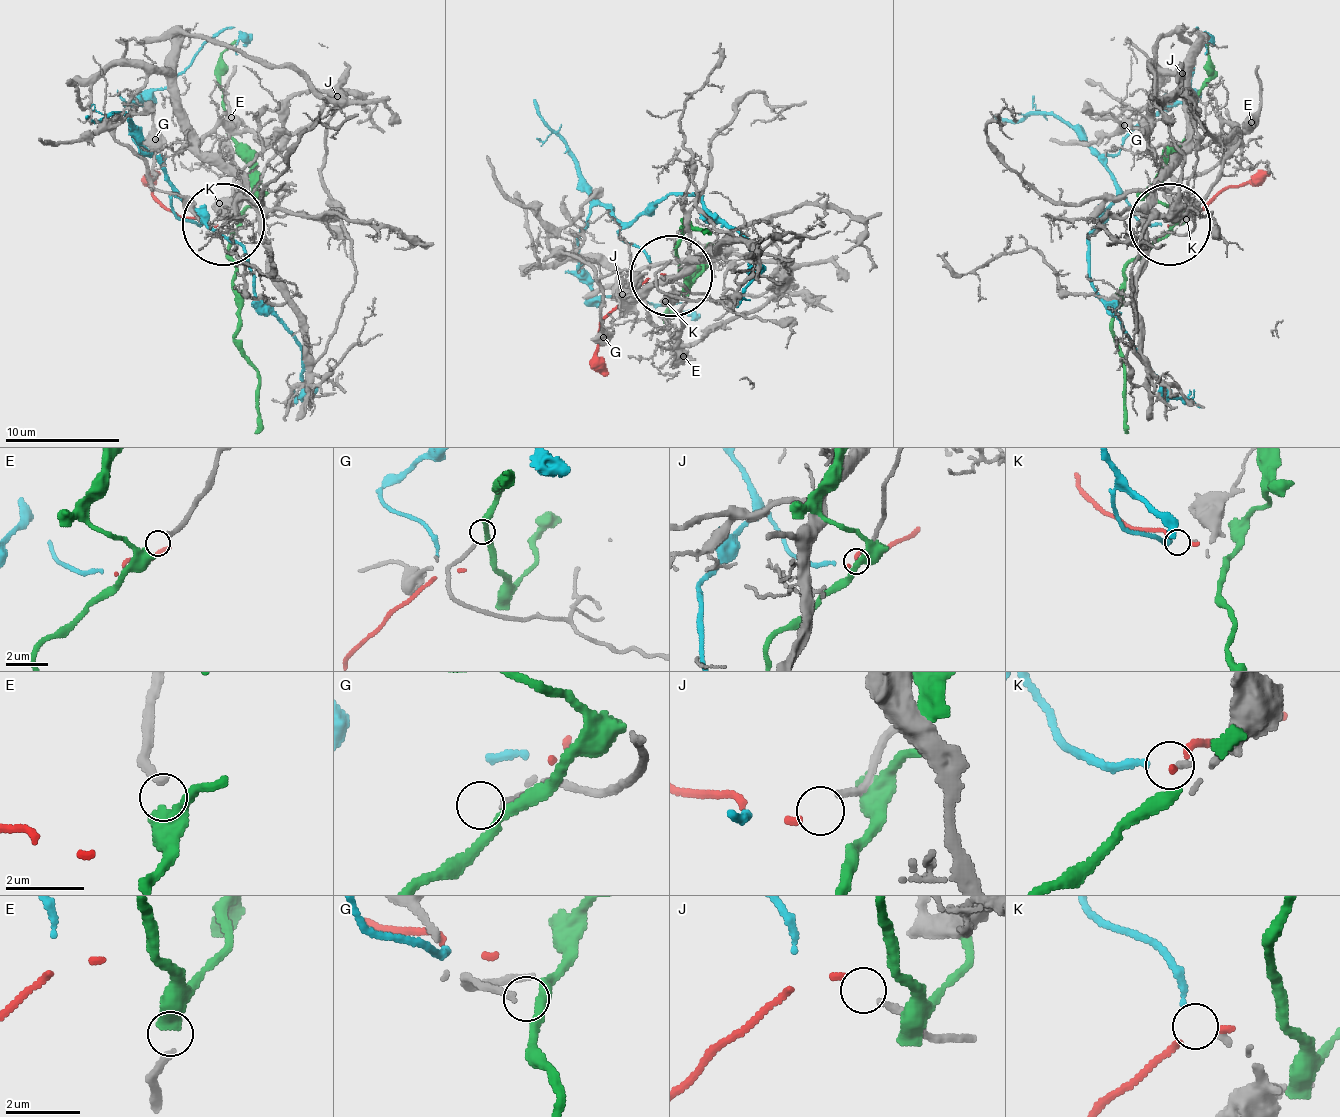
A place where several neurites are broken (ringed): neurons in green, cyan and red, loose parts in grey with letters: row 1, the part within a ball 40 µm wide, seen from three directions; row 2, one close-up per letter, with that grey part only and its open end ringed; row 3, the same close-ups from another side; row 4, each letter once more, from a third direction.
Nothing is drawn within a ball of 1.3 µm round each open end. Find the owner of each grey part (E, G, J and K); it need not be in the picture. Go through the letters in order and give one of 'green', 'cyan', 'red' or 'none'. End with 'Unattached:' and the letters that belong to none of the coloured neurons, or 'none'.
E: green
G: none
J: red
K: cyan
Unattached: G

